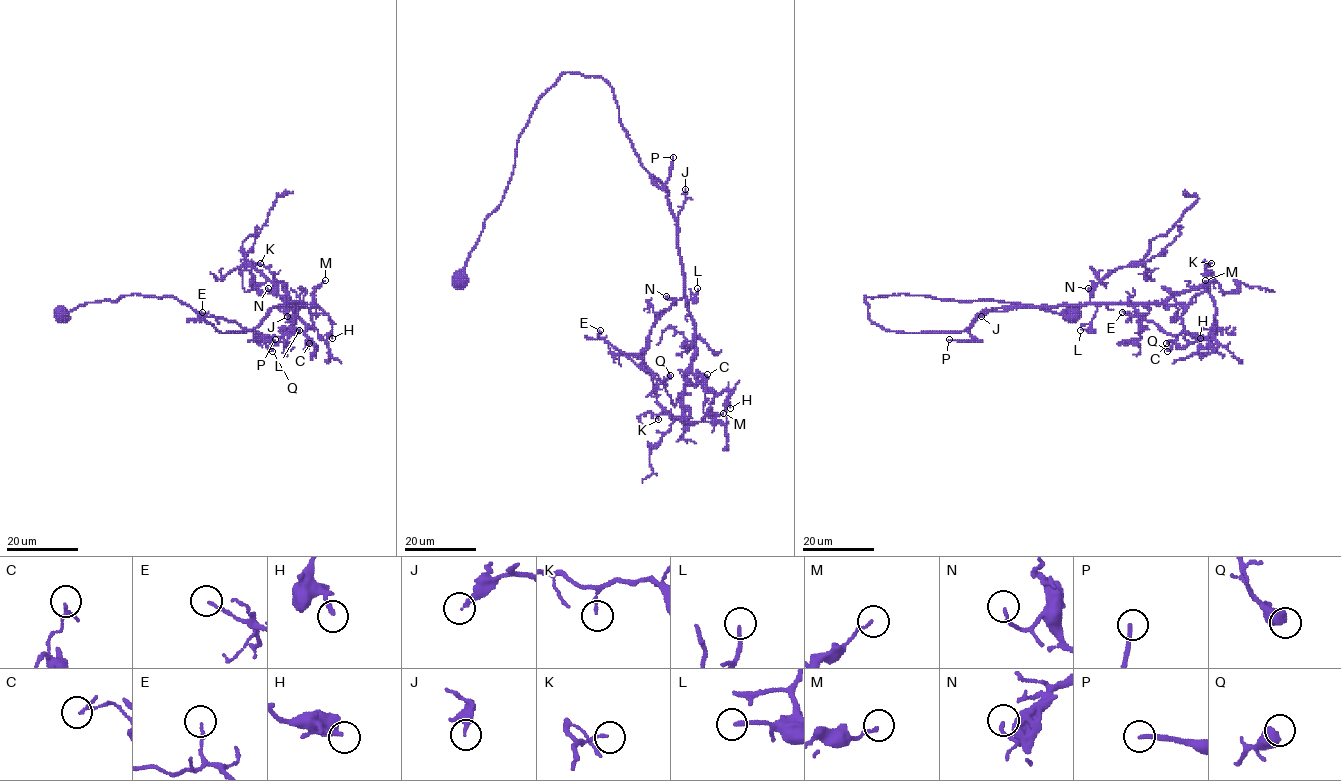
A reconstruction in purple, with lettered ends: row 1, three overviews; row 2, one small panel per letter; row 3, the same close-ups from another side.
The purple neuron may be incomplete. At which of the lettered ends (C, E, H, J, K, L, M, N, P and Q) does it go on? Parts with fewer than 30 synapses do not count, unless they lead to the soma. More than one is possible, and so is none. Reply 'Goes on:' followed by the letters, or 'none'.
Goes on: P

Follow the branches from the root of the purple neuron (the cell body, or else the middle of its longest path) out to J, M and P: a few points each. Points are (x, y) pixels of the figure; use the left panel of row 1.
J: (64, 312), (136, 294), (174, 296), (220, 332), (249, 331), (275, 307), (288, 311), (287, 316)
M: (64, 312), (133, 294), (174, 296), (220, 332), (249, 331), (271, 308), (316, 305), (313, 291), (325, 280)
P: (64, 312), (88, 303), (115, 302), (133, 294), (174, 296), (220, 332), (252, 330), (258, 340), (275, 339)

